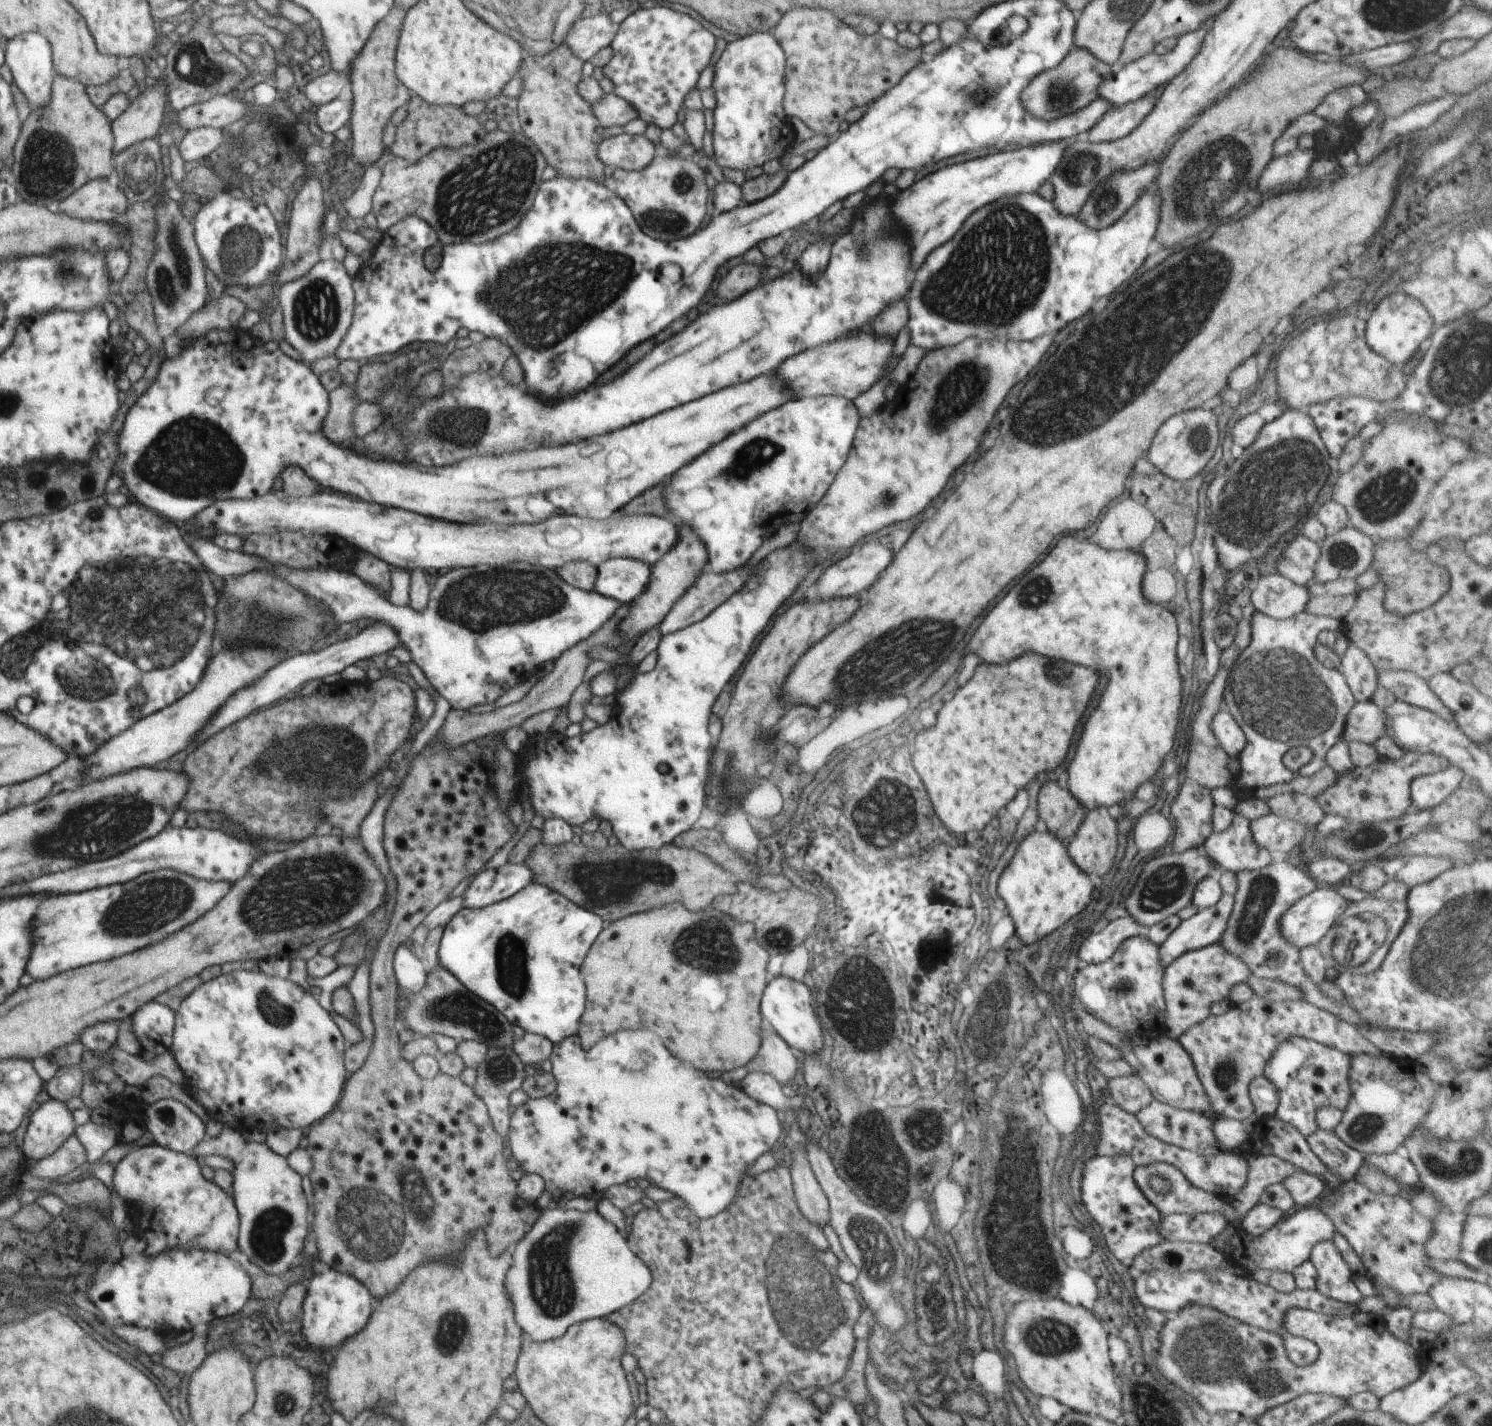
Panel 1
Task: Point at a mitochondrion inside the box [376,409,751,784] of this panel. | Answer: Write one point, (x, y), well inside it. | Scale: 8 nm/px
(478, 601)

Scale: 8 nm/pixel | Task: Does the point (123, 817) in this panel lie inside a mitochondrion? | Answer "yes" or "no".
yes

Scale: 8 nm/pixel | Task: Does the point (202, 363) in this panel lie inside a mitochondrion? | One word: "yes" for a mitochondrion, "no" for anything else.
no

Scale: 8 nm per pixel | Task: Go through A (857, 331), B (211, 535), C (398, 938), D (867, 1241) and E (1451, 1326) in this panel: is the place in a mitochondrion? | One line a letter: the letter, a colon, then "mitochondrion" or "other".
A: other
B: other
C: other
D: mitochondrion
E: other

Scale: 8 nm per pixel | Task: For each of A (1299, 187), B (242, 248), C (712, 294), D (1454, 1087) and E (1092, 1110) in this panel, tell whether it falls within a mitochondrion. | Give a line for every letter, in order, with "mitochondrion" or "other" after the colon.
A: other
B: mitochondrion
C: other
D: other
E: other

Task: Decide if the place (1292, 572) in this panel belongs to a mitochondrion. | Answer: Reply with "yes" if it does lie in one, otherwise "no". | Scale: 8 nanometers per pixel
no

